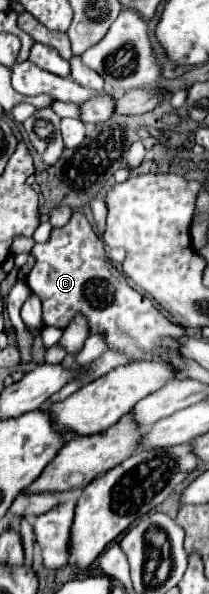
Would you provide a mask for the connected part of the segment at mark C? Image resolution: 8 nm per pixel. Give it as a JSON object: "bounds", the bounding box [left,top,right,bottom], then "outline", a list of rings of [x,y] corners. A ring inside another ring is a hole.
{"bounds":[26,213,188,365],"outline":[[[74,213],[72,215],[72,219],[70,219],[70,223],[66,225],[66,227],[62,227],[62,229],[52,229],[52,235],[50,235],[50,241],[48,243],[44,243],[44,245],[40,245],[40,243],[36,243],[34,245],[34,249],[32,249],[32,255],[36,257],[36,265],[32,267],[32,271],[28,273],[28,277],[26,277],[26,283],[28,283],[28,287],[30,289],[34,289],[36,291],[36,295],[40,297],[40,301],[42,301],[42,327],[58,327],[58,329],[66,329],[68,327],[68,323],[78,315],[78,313],[82,313],[86,319],[88,319],[88,325],[90,325],[90,335],[96,335],[96,333],[102,333],[104,335],[104,339],[106,339],[106,345],[108,345],[108,349],[110,351],[116,351],[116,353],[124,353],[124,355],[128,355],[130,357],[130,361],[158,361],[158,363],[168,363],[168,365],[172,365],[170,361],[168,361],[168,357],[164,355],[164,351],[166,349],[170,349],[170,351],[174,351],[174,347],[170,347],[170,345],[164,345],[164,339],[170,339],[170,341],[180,341],[182,337],[188,337],[188,333],[186,333],[186,329],[184,327],[180,327],[180,325],[176,325],[176,323],[172,323],[170,319],[166,319],[156,307],[154,307],[154,303],[146,297],[146,295],[142,295],[140,291],[136,291],[136,289],[132,289],[128,283],[126,283],[126,277],[112,265],[112,261],[108,259],[108,255],[106,255],[106,249],[104,249],[104,243],[100,241],[100,237],[92,231],[92,225],[88,223],[88,219],[82,215],[82,213]]]}

